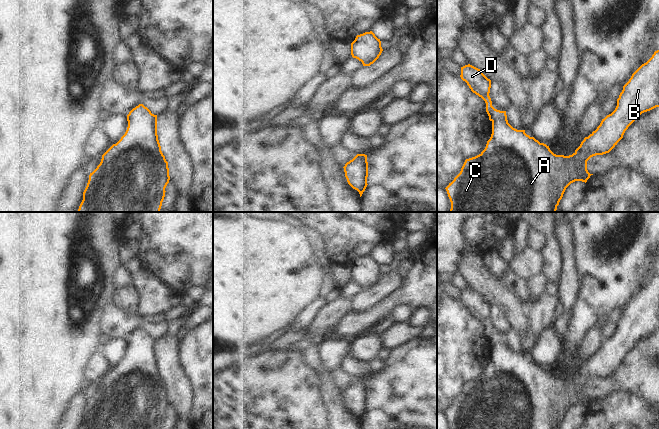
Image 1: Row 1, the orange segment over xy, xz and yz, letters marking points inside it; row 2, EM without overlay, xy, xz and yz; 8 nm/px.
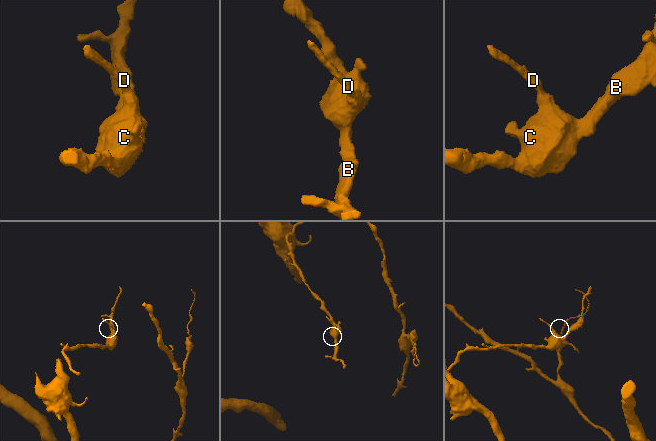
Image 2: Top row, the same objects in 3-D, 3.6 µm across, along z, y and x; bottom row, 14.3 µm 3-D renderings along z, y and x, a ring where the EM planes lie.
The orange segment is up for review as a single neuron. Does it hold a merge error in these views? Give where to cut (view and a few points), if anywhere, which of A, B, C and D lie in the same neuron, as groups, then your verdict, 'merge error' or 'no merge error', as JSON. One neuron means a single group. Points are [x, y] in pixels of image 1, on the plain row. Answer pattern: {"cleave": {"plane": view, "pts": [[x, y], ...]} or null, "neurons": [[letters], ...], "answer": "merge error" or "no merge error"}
{"cleave": null, "neurons": [["A", "B", "C", "D"]], "answer": "no merge error"}

